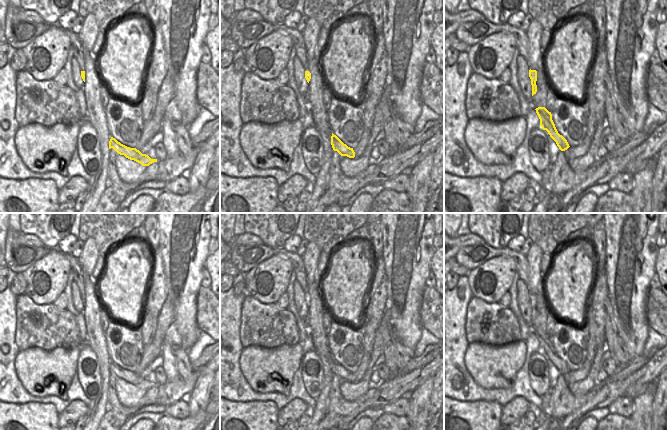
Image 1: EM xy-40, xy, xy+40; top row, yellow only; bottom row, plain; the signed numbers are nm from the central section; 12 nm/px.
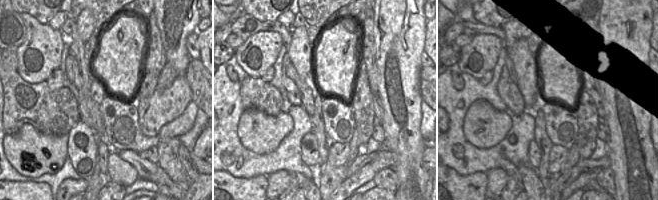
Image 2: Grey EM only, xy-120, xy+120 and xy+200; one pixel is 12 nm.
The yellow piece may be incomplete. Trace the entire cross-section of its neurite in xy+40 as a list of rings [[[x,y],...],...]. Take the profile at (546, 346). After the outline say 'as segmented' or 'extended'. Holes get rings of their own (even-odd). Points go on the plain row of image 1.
[[[538,331],[535,334],[540,343],[540,350],[542,353],[548,356],[561,375],[567,374],[570,370],[567,364],[558,357],[552,344],[551,336],[549,336],[545,331]]]; as segmented

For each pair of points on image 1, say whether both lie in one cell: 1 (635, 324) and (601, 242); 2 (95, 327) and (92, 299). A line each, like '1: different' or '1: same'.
1: different
2: same

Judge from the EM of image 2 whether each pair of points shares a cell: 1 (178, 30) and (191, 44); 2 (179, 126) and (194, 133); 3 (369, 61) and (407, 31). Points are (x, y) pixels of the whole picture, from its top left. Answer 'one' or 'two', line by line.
1: two
2: two
3: two

